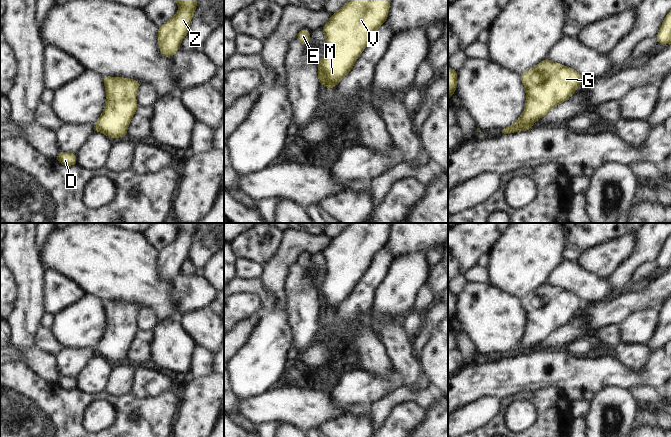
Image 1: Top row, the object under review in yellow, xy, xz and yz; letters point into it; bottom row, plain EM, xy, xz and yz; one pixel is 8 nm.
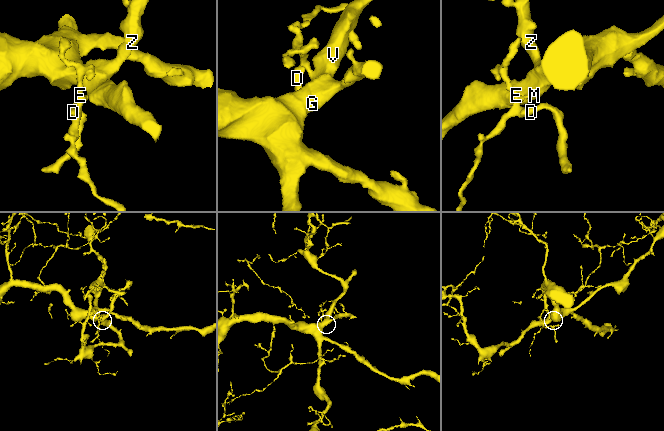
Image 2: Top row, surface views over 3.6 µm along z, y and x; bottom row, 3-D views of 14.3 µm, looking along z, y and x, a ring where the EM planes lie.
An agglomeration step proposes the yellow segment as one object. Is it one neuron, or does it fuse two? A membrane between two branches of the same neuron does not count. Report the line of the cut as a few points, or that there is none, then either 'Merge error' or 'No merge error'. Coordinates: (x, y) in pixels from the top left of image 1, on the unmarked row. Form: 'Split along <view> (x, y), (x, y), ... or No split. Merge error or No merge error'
Split along xz (321, 283), (322, 308). Merge error.

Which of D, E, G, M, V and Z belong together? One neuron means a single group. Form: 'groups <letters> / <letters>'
groups D E / G M V Z

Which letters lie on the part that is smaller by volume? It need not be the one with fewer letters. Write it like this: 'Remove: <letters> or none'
Remove: D, E

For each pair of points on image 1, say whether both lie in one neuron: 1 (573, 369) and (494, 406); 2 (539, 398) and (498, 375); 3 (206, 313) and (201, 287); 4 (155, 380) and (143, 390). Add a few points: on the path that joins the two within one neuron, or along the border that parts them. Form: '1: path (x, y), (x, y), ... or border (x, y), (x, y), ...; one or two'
1: border (502, 398), (480, 397), (477, 399); two
2: border (550, 386), (521, 392), (505, 399); two
3: border (208, 306), (183, 314); two
4: path (152, 383), (146, 387); one

